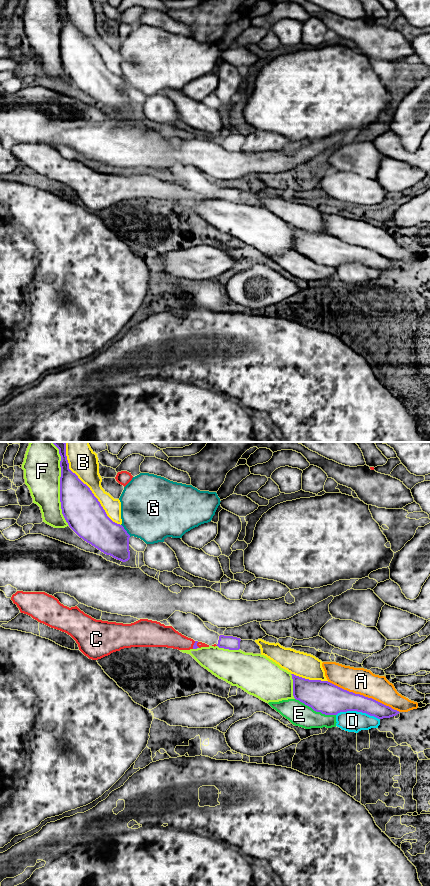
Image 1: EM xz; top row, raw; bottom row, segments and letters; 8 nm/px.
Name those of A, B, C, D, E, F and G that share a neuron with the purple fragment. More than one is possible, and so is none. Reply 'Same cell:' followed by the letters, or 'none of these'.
Same cell: none of these

